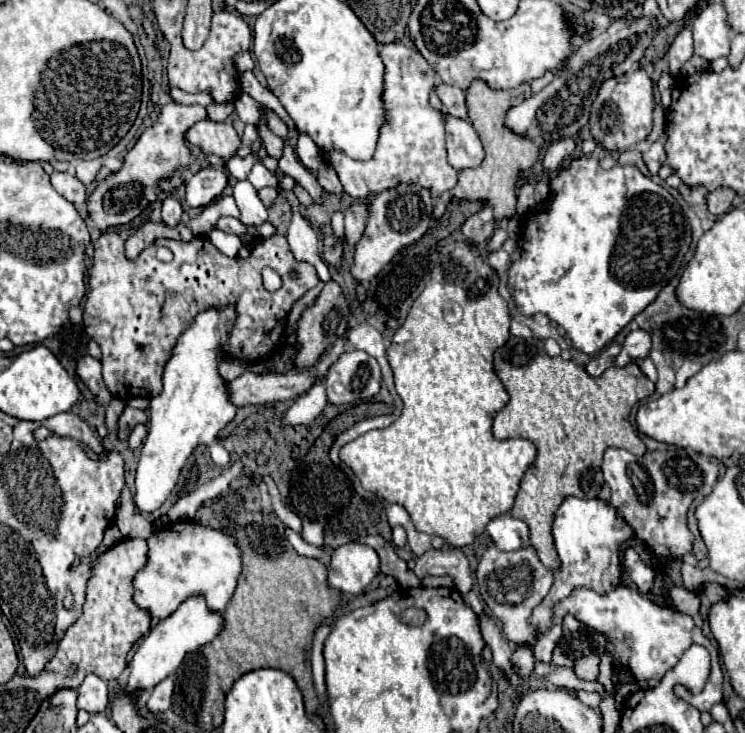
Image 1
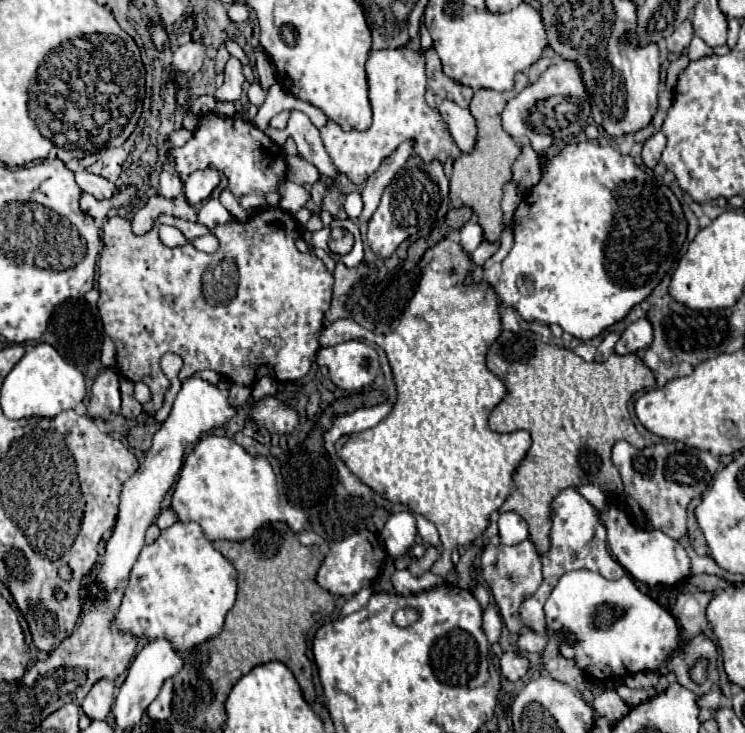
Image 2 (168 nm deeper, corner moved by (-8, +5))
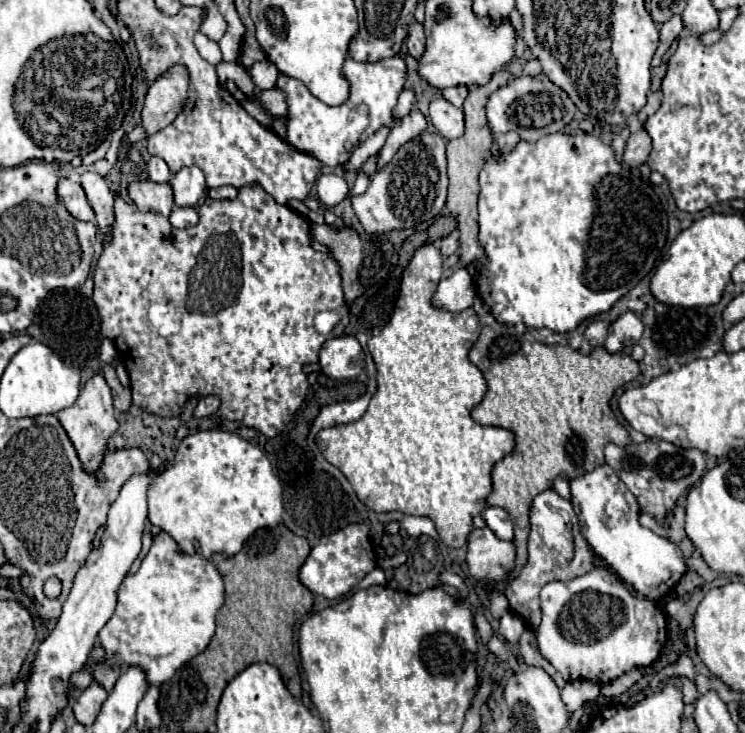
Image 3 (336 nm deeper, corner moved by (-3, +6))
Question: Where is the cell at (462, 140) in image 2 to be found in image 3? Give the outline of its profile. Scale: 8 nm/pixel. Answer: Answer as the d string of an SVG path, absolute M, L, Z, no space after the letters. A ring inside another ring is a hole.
M435 97L429 105L429 117L437 133L445 139L457 139L463 135L463 111L443 97Z

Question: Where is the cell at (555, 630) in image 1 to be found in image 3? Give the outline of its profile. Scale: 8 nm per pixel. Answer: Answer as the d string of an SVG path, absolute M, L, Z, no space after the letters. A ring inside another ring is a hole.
M509 611L509 613L505 613L505 615L501 617L499 631L501 631L501 635L503 635L511 645L517 645L521 633L525 631L525 623L523 623L523 619L519 619L519 615L515 615L515 613Z

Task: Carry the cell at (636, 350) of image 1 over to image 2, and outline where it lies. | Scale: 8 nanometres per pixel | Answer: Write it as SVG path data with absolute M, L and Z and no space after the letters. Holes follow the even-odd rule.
M640 318L624 330L620 340L616 342L614 352L616 354L632 354L632 352L646 350L650 344L652 344L652 324L646 318Z

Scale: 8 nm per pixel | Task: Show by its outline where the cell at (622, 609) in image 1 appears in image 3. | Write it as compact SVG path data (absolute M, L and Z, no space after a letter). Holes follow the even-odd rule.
M597 567L587 575L581 575L571 581L551 581L541 589L541 611L543 621L537 627L537 641L541 655L549 659L549 663L563 675L563 679L587 679L599 685L615 681L623 673L631 671L633 667L647 667L651 665L665 641L667 641L667 621L663 613L649 601L635 597L623 581L609 569Z

